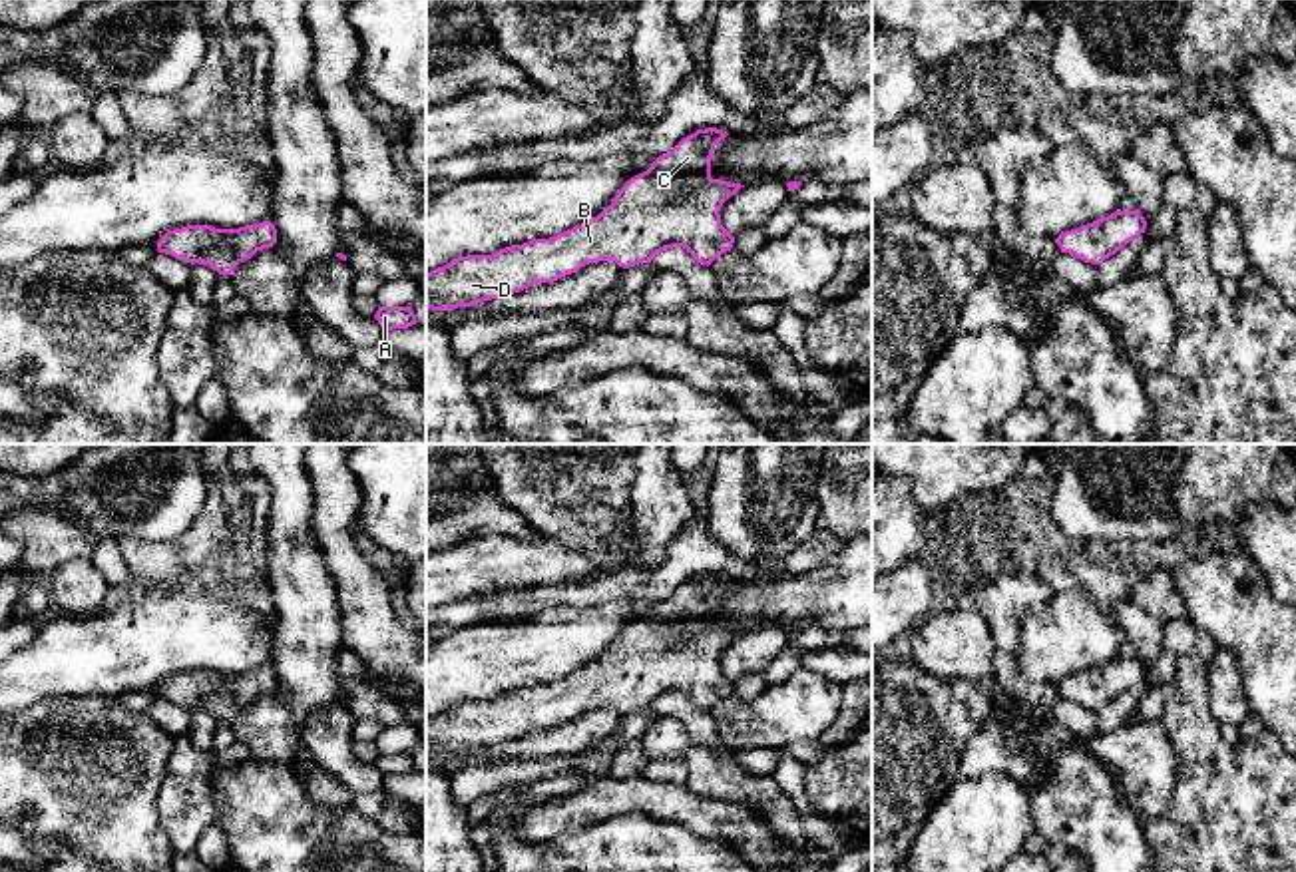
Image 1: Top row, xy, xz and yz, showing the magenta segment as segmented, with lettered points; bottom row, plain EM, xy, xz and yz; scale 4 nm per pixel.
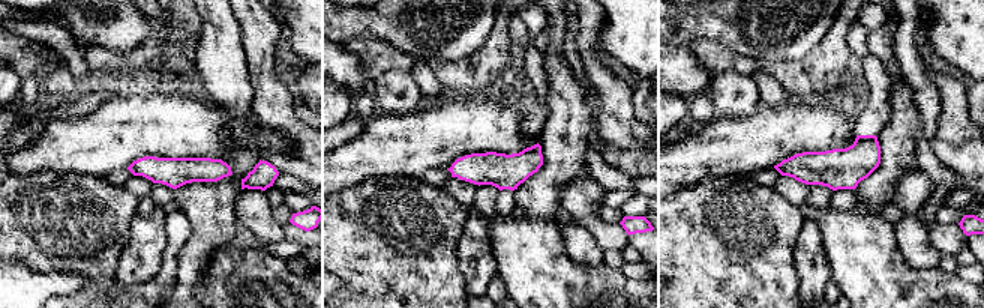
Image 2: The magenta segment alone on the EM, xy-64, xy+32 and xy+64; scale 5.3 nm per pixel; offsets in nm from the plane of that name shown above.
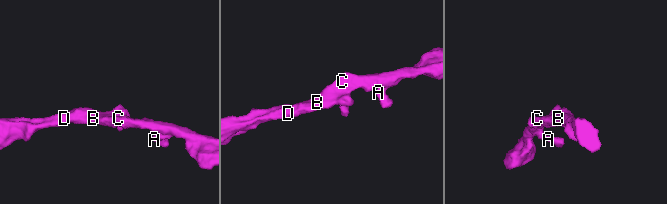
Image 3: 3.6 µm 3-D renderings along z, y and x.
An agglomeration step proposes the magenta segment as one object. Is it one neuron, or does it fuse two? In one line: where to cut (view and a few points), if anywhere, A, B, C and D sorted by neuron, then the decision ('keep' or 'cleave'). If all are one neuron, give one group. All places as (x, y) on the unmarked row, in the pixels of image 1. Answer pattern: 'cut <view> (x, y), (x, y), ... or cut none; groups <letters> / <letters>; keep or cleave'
cut none; groups A B C D; keep

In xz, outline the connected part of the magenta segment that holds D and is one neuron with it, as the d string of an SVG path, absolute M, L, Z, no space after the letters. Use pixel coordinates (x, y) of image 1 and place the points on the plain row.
M717 573L697 575L683 583L651 613L631 623L597 663L549 685L532 685L492 701L468 701L426 719L426 757L472 753L520 739L538 729L553 729L589 709L615 707L629 715L673 693L685 693L697 709L711 711L733 695L735 683L721 671L721 653L741 629L711 623L715 591L729 579Z

